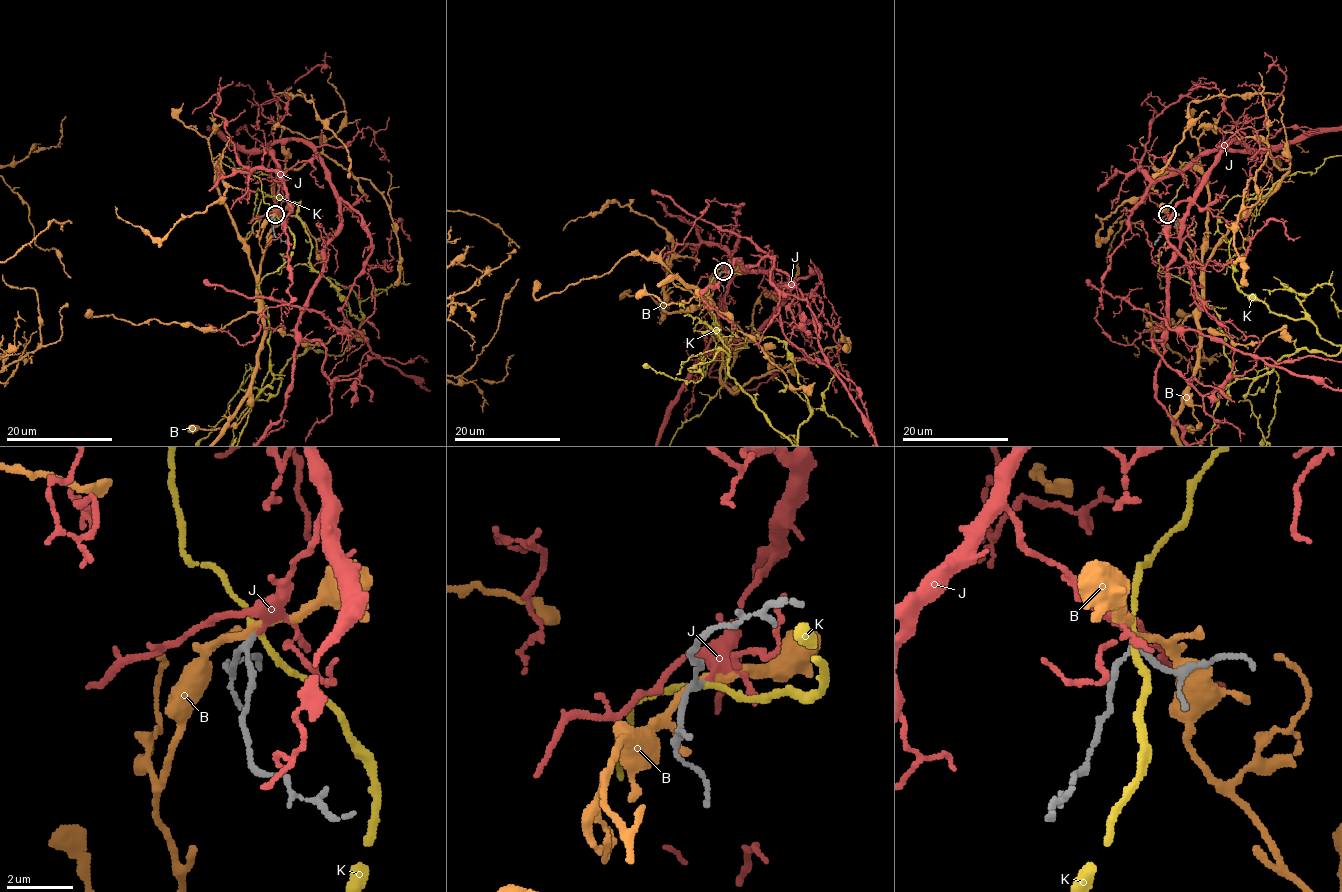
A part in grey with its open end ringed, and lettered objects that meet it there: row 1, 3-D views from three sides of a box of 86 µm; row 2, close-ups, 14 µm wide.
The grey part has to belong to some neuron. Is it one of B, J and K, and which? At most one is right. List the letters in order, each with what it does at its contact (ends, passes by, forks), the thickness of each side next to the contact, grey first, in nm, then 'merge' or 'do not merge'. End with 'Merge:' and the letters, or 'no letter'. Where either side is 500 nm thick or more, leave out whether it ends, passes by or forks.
B: it passes by; 180 nm thick on the grey side, 240 nm on the other; do not merge
J: it passes by; 160 nm thick on the grey side, 240 nm on the other; merge
K: it passes by; 180 nm thick on the grey side, 150 nm on the other; do not merge
Merge: J

